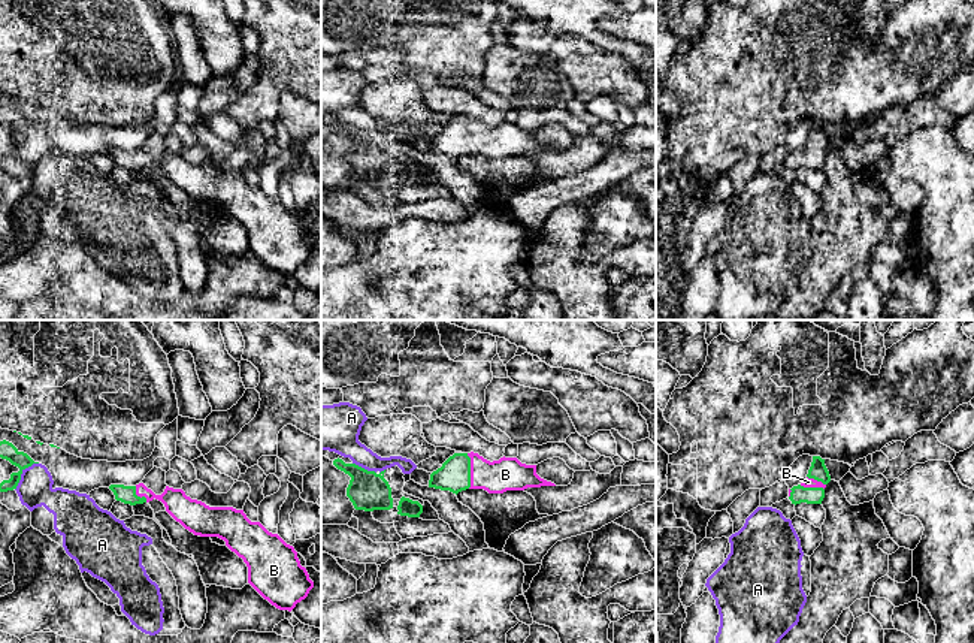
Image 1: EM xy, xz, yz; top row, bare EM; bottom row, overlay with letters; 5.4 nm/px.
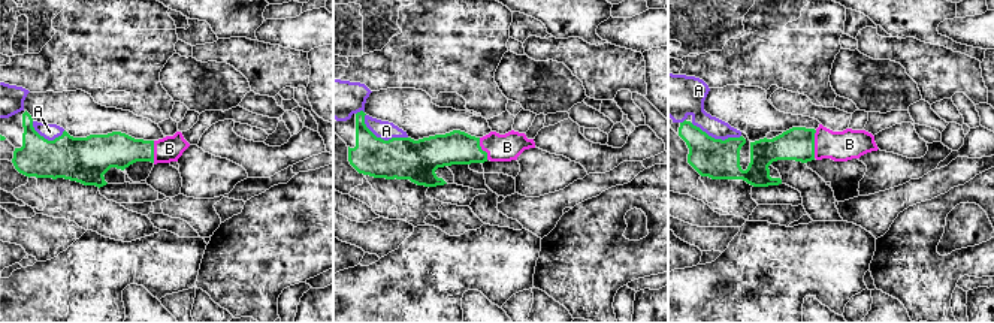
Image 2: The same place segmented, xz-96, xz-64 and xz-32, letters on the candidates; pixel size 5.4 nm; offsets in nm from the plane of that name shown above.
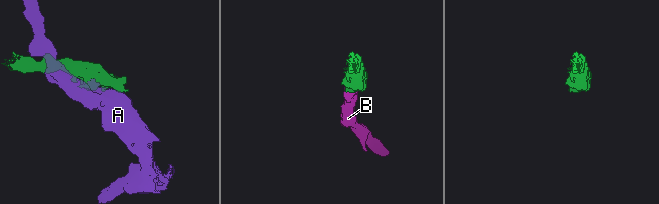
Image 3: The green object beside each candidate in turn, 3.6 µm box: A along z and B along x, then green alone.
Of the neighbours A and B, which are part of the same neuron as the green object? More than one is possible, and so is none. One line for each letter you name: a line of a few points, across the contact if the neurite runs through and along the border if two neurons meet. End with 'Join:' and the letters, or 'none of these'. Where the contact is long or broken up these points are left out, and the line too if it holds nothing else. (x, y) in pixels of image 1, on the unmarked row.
B: line yz (811, 160), (811, 153), (808, 147)
Join: B

